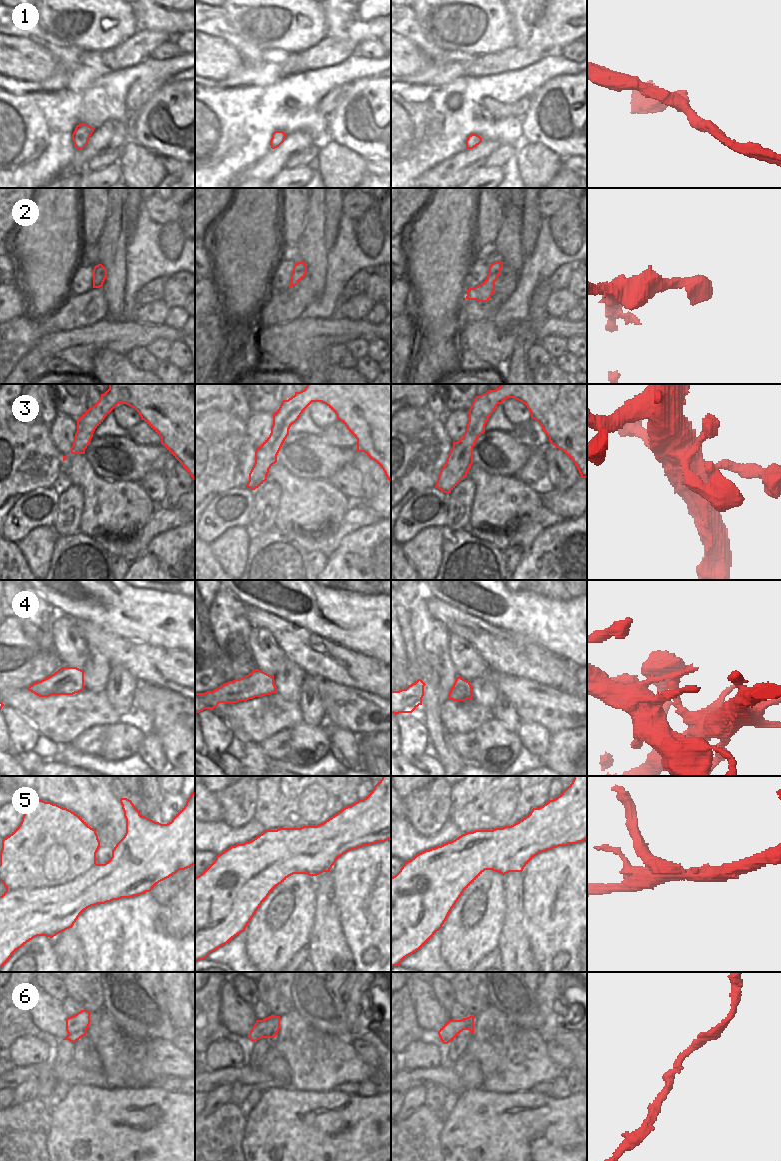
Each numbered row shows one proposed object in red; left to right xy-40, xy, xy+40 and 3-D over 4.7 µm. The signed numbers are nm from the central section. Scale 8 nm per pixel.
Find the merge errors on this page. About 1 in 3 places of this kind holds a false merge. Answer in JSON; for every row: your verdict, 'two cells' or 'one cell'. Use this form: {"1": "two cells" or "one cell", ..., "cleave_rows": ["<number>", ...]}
{"1": "one cell", "2": "one cell", "3": "one cell", "4": "two cells", "5": "one cell", "6": "one cell", "cleave_rows": ["4"]}

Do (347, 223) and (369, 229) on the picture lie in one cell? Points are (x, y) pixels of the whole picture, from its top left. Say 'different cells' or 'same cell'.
different cells

